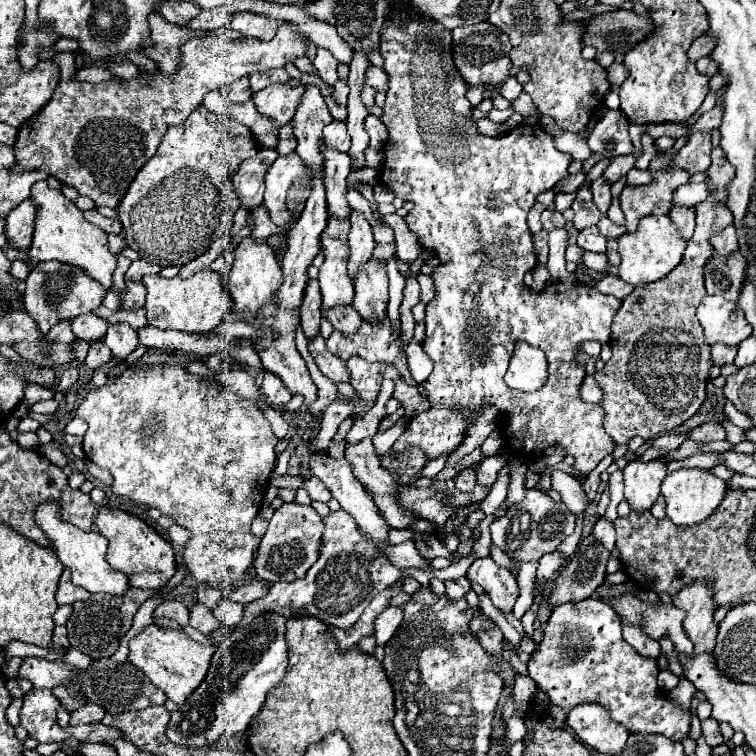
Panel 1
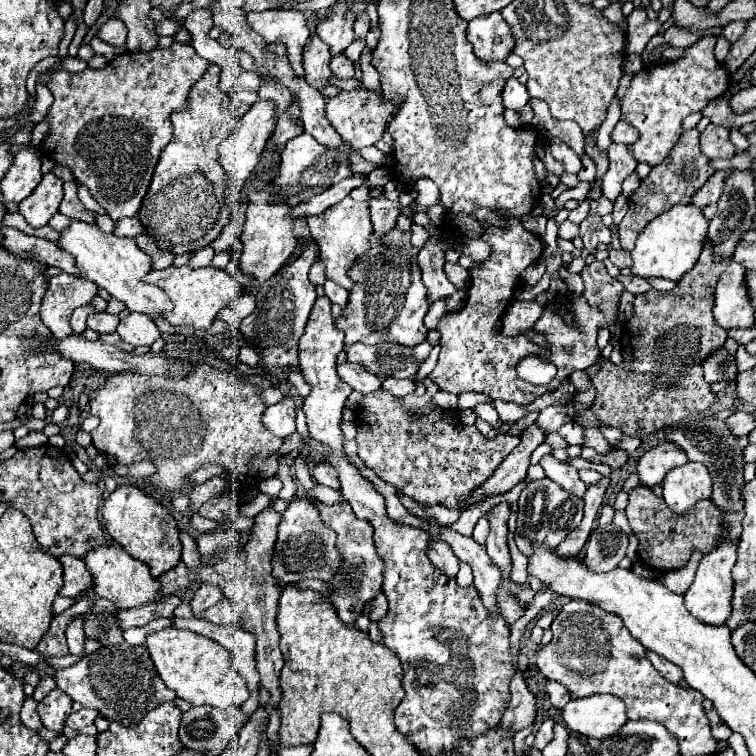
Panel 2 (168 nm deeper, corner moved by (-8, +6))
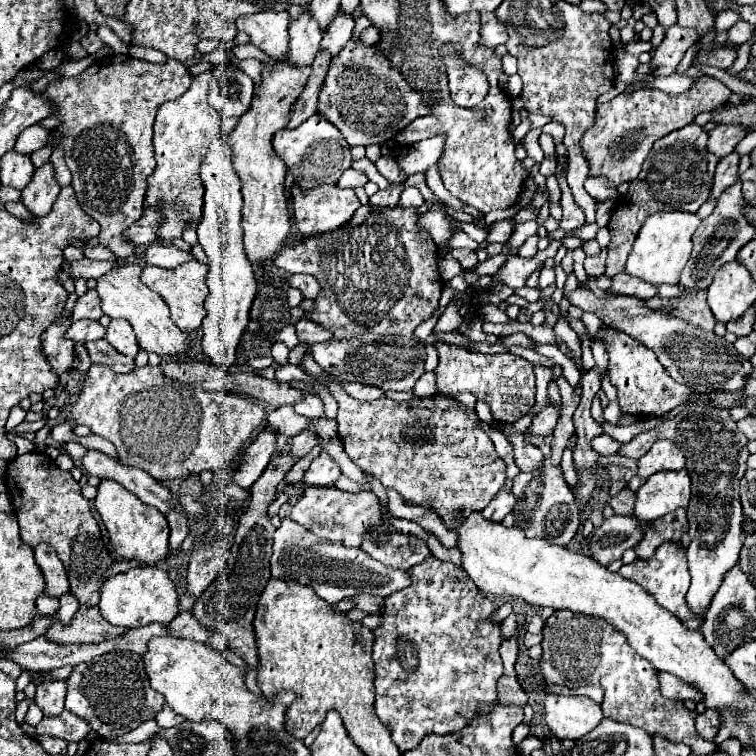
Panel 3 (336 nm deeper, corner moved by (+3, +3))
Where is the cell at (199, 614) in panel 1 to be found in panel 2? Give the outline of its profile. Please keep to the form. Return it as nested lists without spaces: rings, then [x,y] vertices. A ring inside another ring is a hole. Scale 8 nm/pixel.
[[[204,582],[204,584],[196,590],[196,594],[194,594],[194,598],[192,598],[192,612],[194,612],[194,616],[200,616],[202,610],[218,604],[220,598],[222,598],[220,586]]]

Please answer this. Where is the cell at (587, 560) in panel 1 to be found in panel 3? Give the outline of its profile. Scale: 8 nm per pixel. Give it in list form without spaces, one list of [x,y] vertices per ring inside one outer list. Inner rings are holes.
[[[621,515],[605,519],[603,525],[589,537],[591,557],[603,567],[607,567],[615,559],[621,559],[621,553],[637,545],[637,541],[641,539],[639,525],[641,523],[637,523],[635,519]]]

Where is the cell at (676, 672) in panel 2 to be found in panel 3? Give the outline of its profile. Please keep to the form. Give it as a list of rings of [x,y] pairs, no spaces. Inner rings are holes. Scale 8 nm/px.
[[[659,671],[659,673],[657,673],[657,679],[659,679],[659,685],[661,685],[661,693],[663,693],[665,697],[679,699],[679,701],[685,701],[685,699],[701,701],[699,691],[693,689],[691,685],[683,683],[679,677],[675,677],[675,675],[671,675],[671,673]]]

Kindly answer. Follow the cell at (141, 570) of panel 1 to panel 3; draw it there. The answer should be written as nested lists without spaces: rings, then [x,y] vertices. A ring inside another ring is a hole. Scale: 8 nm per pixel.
[[[103,479],[97,487],[95,509],[101,515],[103,525],[107,527],[111,549],[121,559],[133,559],[141,565],[159,565],[169,553],[169,527],[167,519],[155,509],[145,505],[137,495],[121,487],[117,481]]]

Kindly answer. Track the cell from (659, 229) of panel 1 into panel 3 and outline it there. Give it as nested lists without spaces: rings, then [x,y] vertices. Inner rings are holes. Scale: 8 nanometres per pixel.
[[[665,211],[665,213],[651,215],[643,223],[643,227],[633,243],[633,251],[625,263],[625,273],[639,277],[651,285],[661,285],[661,283],[679,285],[679,275],[691,255],[691,237],[693,237],[695,229],[699,227],[699,223],[701,223],[701,219],[695,213]]]

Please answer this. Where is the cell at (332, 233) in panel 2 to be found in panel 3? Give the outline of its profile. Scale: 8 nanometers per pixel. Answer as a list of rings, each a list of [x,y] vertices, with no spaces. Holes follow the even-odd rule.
[[[321,185],[311,191],[301,191],[299,187],[293,187],[291,197],[293,197],[293,213],[291,215],[293,215],[295,227],[305,237],[313,237],[319,233],[333,233],[333,231],[341,229],[345,223],[351,221],[353,213],[361,205],[359,199],[355,197],[353,189],[339,189],[337,185]]]

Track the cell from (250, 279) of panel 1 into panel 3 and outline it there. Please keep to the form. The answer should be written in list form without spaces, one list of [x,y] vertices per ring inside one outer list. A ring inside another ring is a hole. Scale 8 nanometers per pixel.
[[[283,61],[275,63],[273,71],[263,69],[263,85],[255,91],[255,97],[251,101],[249,111],[239,119],[235,131],[229,135],[231,147],[233,147],[233,167],[241,179],[241,195],[243,195],[243,243],[245,243],[245,255],[251,263],[263,263],[271,257],[275,257],[289,235],[291,229],[291,217],[287,209],[287,197],[285,197],[285,165],[273,155],[271,139],[273,135],[287,125],[287,113],[289,107],[295,103],[301,89],[301,79],[307,81],[311,75],[311,67],[291,67]]]

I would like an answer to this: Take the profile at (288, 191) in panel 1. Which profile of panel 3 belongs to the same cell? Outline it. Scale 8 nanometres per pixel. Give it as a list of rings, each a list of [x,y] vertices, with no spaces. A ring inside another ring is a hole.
[[[319,115],[309,117],[297,129],[277,131],[273,137],[273,149],[277,157],[287,165],[287,169],[293,173],[295,183],[301,189],[319,187],[325,183],[335,185],[341,173],[351,167],[351,147],[345,143],[345,139],[341,139],[341,133]]]

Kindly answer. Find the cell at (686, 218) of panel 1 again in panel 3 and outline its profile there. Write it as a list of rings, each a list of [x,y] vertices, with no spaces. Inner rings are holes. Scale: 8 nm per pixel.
[[[731,153],[727,155],[725,159],[719,161],[717,165],[717,171],[715,171],[715,179],[713,179],[713,185],[711,185],[711,193],[709,193],[709,199],[717,199],[717,195],[721,195],[721,191],[729,185],[735,183],[735,177],[737,177],[737,165],[739,165],[739,155],[737,153]]]

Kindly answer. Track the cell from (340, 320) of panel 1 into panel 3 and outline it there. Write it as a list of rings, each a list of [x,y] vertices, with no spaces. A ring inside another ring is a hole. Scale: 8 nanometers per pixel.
[[[307,273],[291,275],[289,277],[289,285],[301,289],[303,297],[307,297],[307,299],[317,299],[319,297],[319,291],[321,291],[321,285],[317,283],[317,279],[313,275],[307,275]]]

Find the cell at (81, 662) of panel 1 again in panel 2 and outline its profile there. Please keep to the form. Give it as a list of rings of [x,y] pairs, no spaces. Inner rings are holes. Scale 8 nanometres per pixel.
[[[82,616],[74,618],[66,626],[66,640],[68,640],[68,650],[72,654],[82,654],[84,652],[84,630],[82,630]]]

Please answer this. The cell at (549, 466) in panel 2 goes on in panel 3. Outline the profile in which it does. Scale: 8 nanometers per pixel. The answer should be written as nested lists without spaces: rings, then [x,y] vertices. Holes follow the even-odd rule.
[[[521,435],[517,437],[507,437],[513,447],[515,447],[515,465],[525,471],[525,473],[533,473],[533,471],[541,471],[541,465],[543,465],[543,453],[531,445],[531,443],[525,443],[523,439],[519,439]]]

